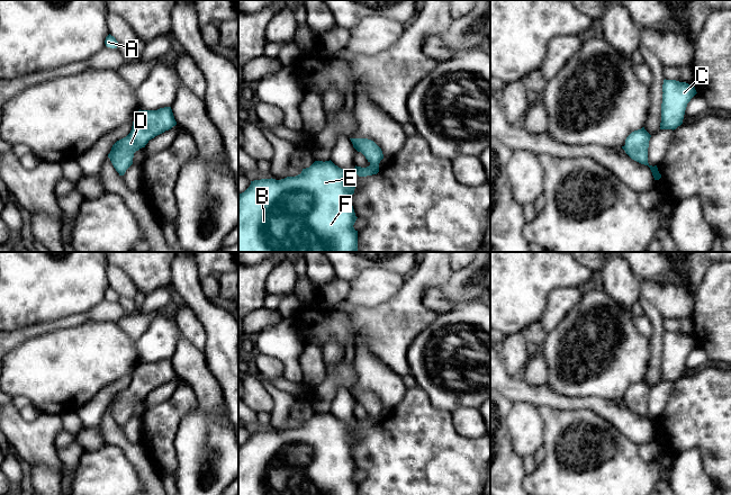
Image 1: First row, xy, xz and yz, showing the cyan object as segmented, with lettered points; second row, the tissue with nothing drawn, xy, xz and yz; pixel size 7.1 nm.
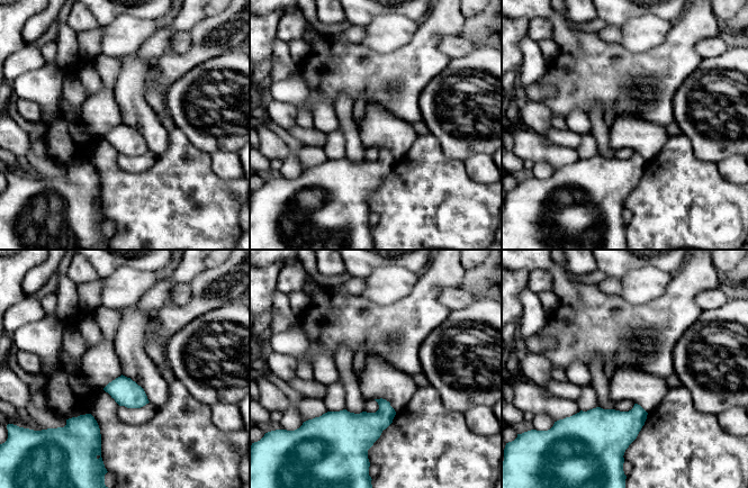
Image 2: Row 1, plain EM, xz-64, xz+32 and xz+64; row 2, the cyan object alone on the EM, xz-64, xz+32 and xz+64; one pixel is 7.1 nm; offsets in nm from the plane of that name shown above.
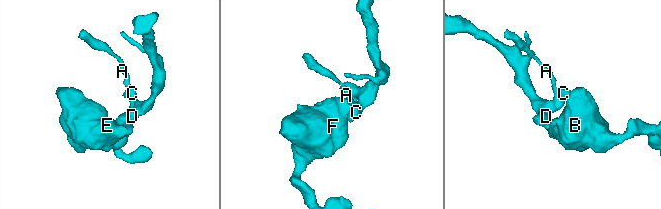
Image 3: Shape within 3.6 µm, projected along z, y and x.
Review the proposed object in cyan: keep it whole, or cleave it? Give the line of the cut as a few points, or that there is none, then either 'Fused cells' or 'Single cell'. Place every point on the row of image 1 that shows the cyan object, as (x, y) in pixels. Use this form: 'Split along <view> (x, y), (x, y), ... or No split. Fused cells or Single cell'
No split. Single cell

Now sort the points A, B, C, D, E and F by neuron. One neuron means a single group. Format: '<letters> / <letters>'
A B C D E F

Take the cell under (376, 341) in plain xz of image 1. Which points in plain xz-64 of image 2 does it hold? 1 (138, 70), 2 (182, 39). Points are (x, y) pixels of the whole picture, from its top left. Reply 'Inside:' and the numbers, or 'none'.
Inside: none

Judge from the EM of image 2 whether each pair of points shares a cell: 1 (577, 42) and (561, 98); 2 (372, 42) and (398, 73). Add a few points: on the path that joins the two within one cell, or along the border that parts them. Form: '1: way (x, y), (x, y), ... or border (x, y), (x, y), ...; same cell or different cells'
1: way (577, 55), (577, 82), (575, 84); same cell
2: border (361, 43), (380, 53), (389, 53), (406, 44); different cells

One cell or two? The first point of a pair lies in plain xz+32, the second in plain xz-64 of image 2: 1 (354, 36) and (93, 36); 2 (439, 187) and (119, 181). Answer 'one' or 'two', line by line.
1: one
2: one

